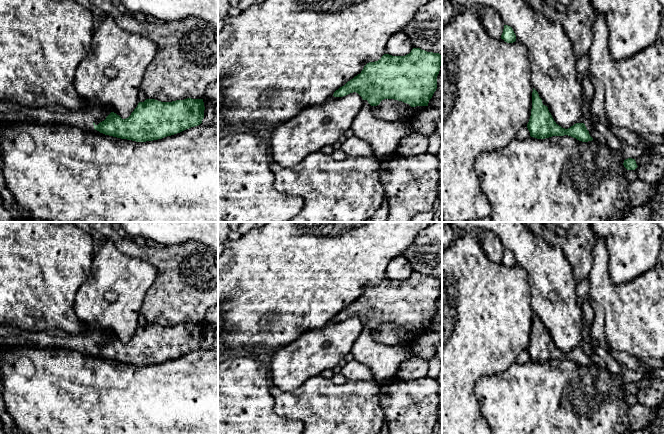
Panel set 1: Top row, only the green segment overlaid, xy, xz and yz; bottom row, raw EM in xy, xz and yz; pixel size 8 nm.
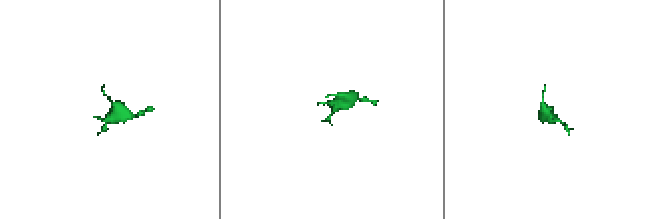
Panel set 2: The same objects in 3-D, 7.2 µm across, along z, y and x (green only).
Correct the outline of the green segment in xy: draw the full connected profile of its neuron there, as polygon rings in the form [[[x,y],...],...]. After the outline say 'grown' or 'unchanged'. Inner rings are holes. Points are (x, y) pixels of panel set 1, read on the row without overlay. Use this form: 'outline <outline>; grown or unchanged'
outline [[[187,322],[172,326],[146,323],[138,327],[128,342],[122,343],[111,334],[98,330],[89,334],[70,334],[60,329],[30,332],[0,324],[0,345],[72,349],[121,363],[146,366],[200,349],[204,334],[203,323]]]; grown

